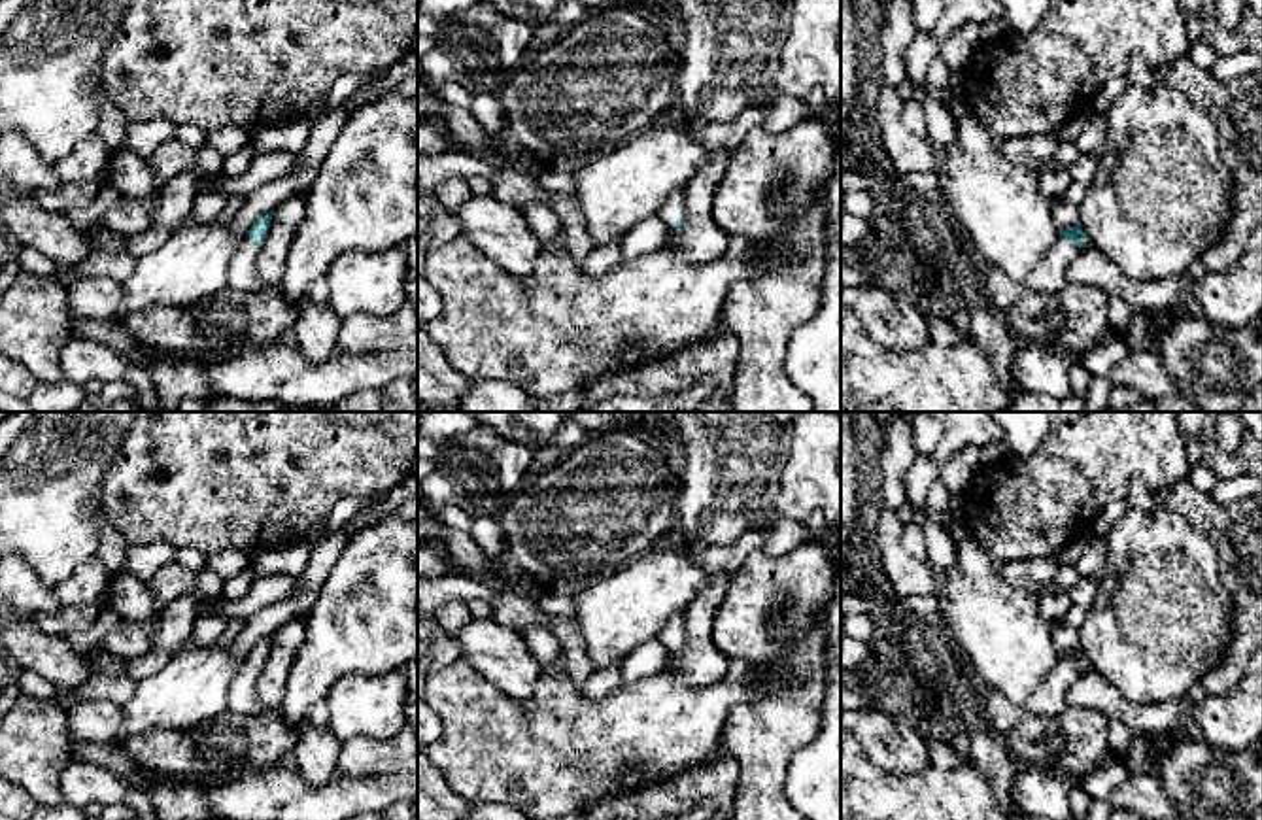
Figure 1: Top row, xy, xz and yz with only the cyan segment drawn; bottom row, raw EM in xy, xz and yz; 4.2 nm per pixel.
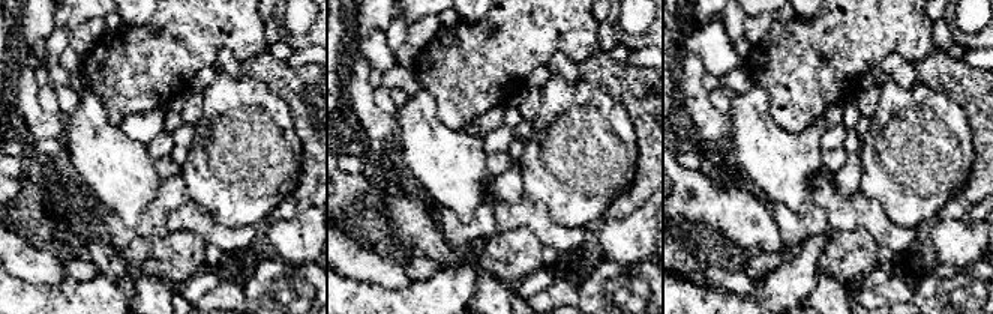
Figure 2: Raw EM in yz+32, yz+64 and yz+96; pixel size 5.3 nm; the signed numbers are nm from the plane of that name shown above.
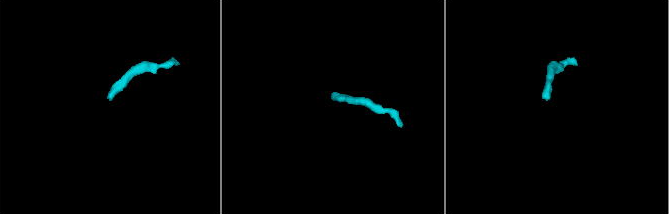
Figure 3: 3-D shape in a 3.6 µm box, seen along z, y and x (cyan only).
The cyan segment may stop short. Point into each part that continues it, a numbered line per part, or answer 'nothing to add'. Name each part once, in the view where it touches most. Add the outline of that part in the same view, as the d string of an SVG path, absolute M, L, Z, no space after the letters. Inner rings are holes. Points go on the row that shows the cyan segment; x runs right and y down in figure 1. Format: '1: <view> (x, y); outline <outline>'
1: yz (1002, 293); outline M1058 236L1052 249L1037 263L1032 274L1022 282L1013 282L996 265L982 265L986 276L984 300L998 312L1011 312L1026 291L1056 293L1067 285L1067 268L1079 255L1081 246Z

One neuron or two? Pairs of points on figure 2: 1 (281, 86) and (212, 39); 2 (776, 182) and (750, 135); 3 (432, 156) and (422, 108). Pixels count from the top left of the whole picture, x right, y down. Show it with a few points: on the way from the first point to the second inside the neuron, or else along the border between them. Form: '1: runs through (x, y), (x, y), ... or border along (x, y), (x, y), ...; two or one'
1: border along (266, 48), (242, 62); two
2: runs through (776, 170), (776, 161), (762, 147); one
3: runs through (426, 144), (422, 138), (422, 120); one

